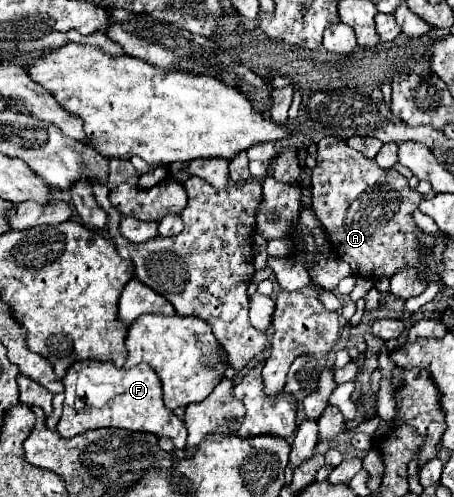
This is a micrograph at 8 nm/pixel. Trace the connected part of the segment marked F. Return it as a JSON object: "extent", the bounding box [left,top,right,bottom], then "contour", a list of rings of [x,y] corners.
{"extent":[57,360,187,450],"contour":[[[81,360],[69,366],[63,376],[65,402],[63,416],[57,424],[61,438],[73,438],[95,428],[123,428],[135,432],[149,432],[171,438],[175,448],[183,450],[187,444],[185,424],[163,404],[161,380],[149,364],[137,364],[129,370],[117,368],[111,362]]]}

